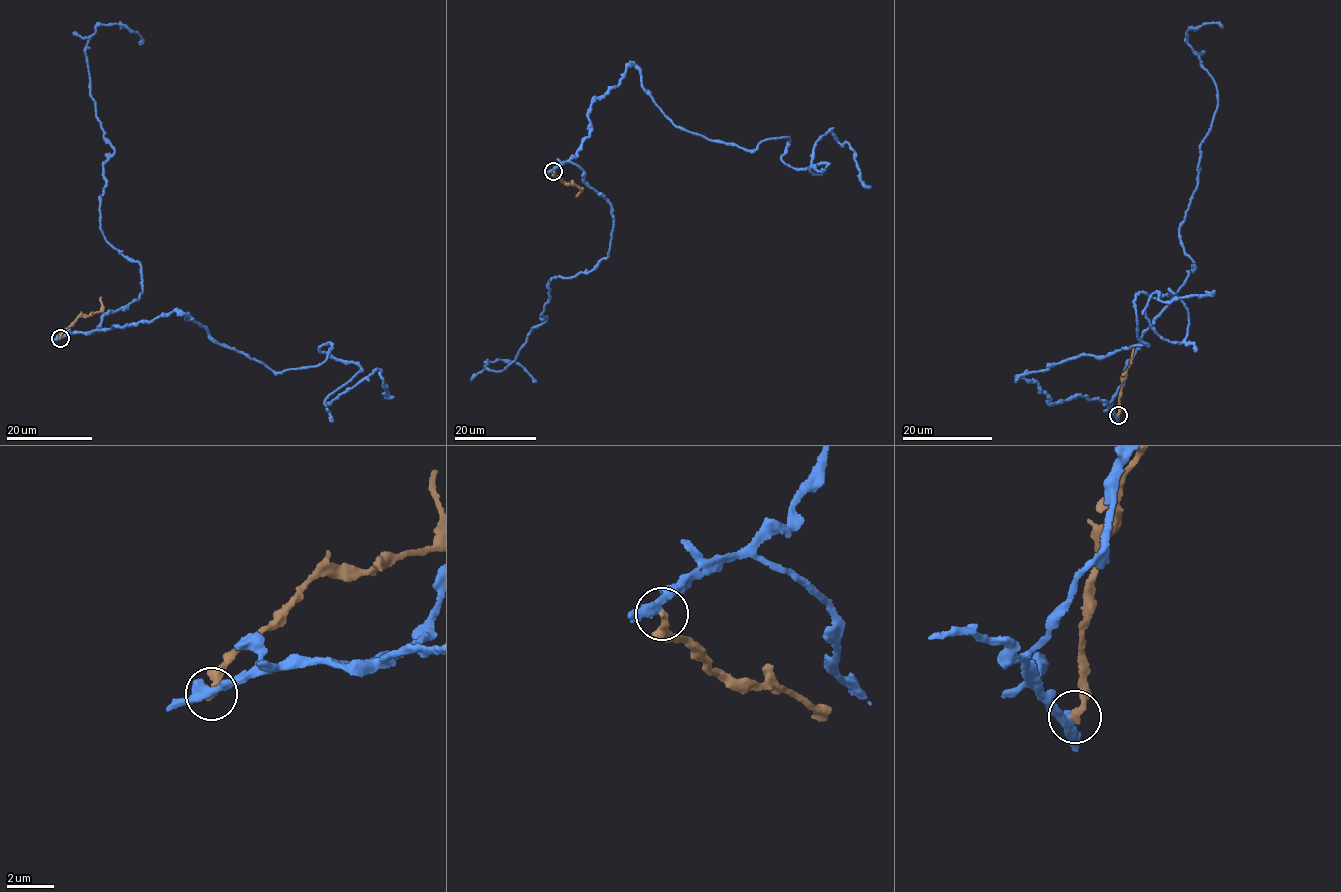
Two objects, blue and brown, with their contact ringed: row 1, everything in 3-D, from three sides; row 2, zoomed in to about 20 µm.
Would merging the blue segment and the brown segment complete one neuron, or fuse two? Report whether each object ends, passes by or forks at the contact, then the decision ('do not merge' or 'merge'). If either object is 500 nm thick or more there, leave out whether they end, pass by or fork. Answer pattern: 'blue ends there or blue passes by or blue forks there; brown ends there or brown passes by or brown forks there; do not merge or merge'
blue passes by; brown ends there; do not merge

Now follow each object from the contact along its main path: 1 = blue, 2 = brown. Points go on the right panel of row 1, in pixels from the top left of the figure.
1: (1117, 415), (1018, 376), (1145, 345), (1141, 293), (1184, 303), (1182, 342), (1148, 299), (1215, 290)
2: (1117, 415), (1122, 383), (1134, 347)

